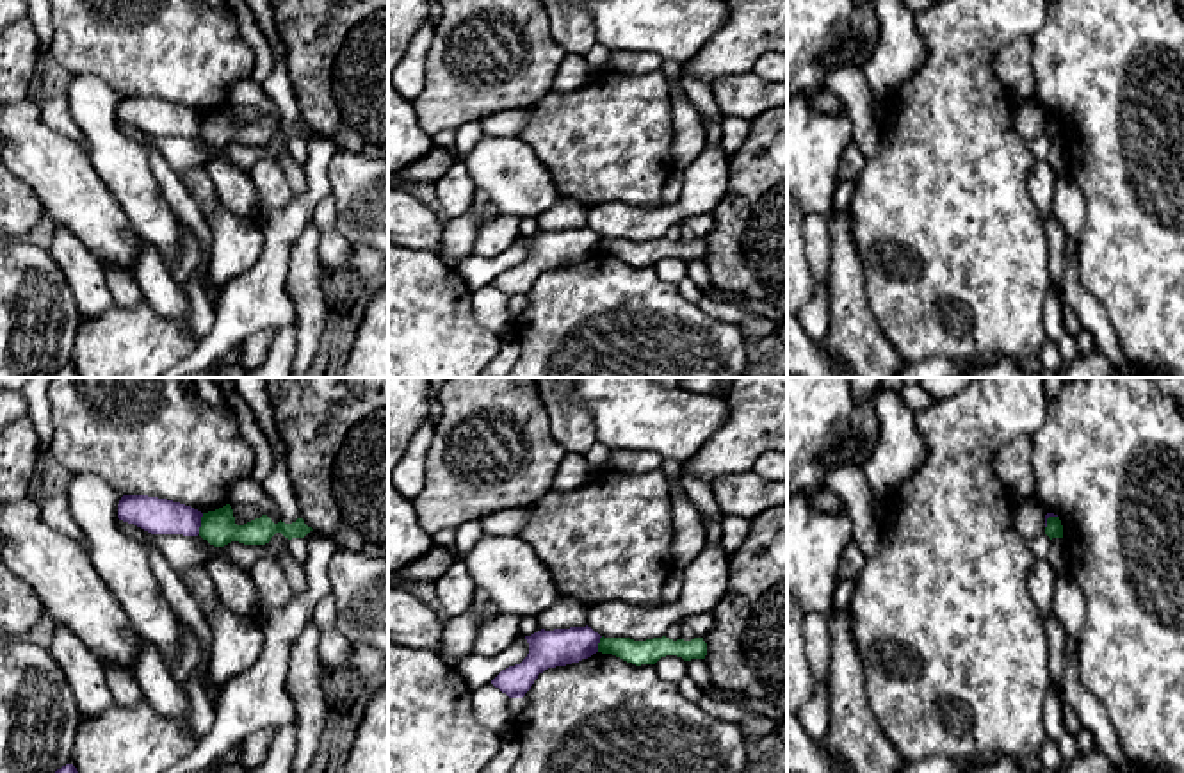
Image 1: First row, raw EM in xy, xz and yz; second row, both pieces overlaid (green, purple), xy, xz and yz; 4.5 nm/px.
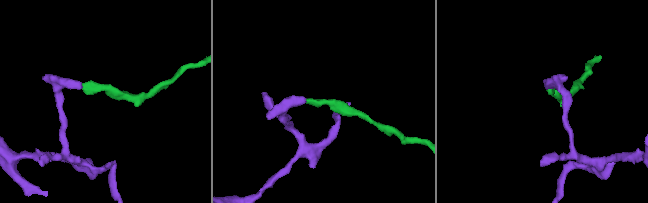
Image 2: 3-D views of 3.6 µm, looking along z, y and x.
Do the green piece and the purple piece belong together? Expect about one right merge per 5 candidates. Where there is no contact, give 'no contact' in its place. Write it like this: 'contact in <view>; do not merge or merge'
contact in xy; do not merge

